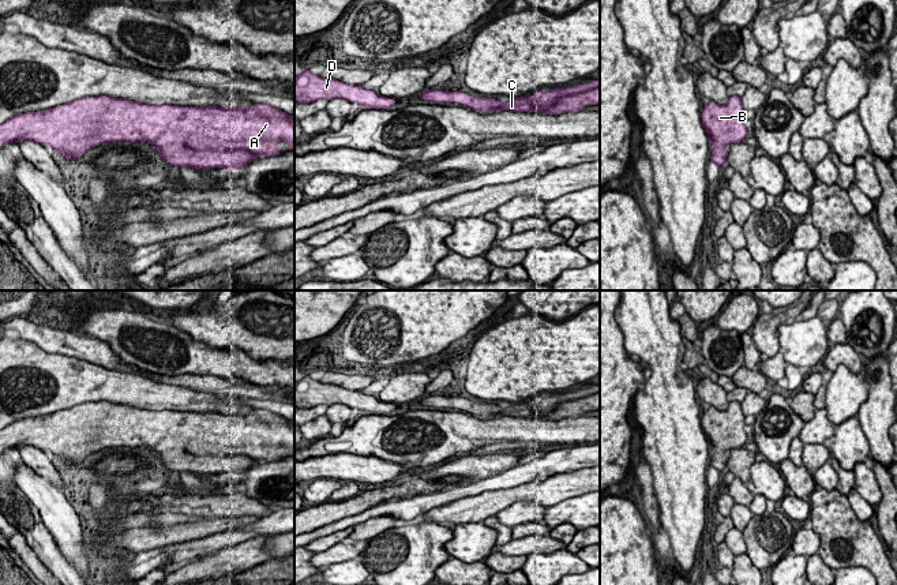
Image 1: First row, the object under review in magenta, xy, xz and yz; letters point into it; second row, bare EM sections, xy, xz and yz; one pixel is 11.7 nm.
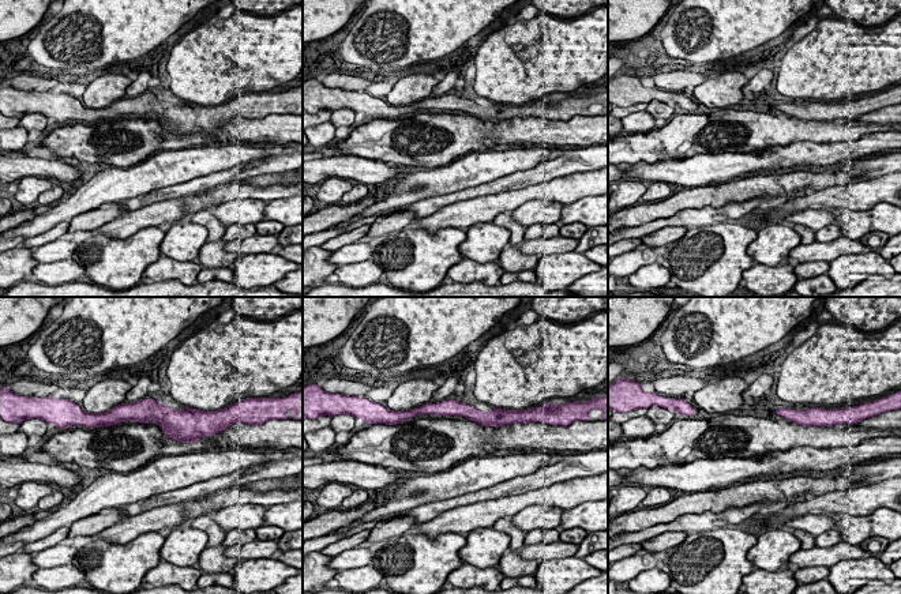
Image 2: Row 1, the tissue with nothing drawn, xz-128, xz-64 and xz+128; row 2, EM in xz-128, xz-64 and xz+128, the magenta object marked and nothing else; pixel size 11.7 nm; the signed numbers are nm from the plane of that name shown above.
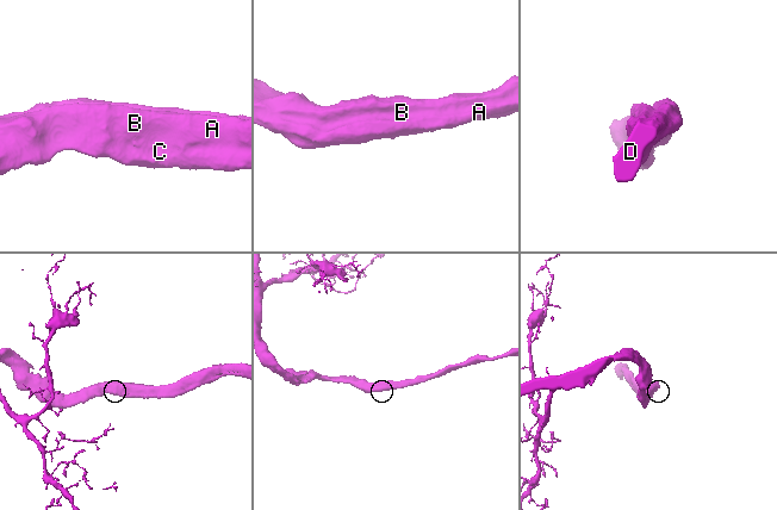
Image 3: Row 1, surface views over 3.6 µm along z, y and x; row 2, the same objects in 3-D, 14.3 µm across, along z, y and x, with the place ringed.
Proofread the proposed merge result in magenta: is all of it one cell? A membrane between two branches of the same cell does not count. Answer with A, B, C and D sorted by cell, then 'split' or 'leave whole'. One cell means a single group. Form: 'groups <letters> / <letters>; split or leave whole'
groups A B C D; leave whole

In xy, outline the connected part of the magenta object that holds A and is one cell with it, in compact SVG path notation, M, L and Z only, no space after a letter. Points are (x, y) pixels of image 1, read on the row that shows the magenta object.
M108 95L85 97L72 102L55 106L46 110L26 112L15 115L0 124L0 147L5 143L19 143L22 140L34 140L42 146L49 145L67 160L80 158L89 149L105 143L128 142L136 143L147 140L161 153L162 161L169 165L191 166L196 169L228 168L244 169L256 155L273 157L281 151L277 143L284 139L289 147L294 149L294 117L264 104L254 104L243 108L222 106L180 106L180 105L150 105Z

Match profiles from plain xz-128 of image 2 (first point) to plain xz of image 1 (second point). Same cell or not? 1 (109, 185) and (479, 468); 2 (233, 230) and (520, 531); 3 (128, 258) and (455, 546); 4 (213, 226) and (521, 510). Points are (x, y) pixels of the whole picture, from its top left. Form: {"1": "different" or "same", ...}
{"1": "same", "2": "same", "3": "different", "4": "different"}

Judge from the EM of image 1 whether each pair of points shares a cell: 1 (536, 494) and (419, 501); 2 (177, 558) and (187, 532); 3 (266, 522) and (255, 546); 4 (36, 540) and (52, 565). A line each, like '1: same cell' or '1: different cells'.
1: different cells
2: different cells
3: same cell
4: same cell

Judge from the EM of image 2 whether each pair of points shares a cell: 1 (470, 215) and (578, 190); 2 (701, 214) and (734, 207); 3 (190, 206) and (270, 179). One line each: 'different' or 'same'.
1: same
2: same
3: same

